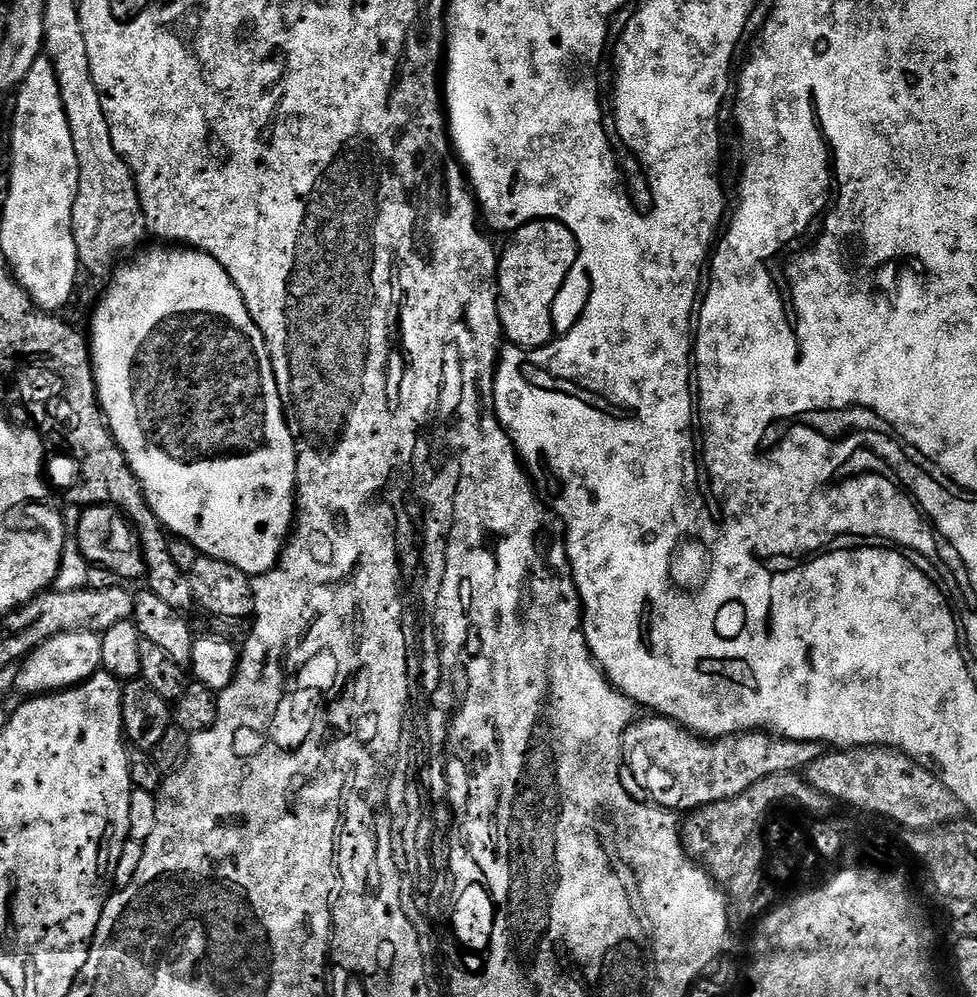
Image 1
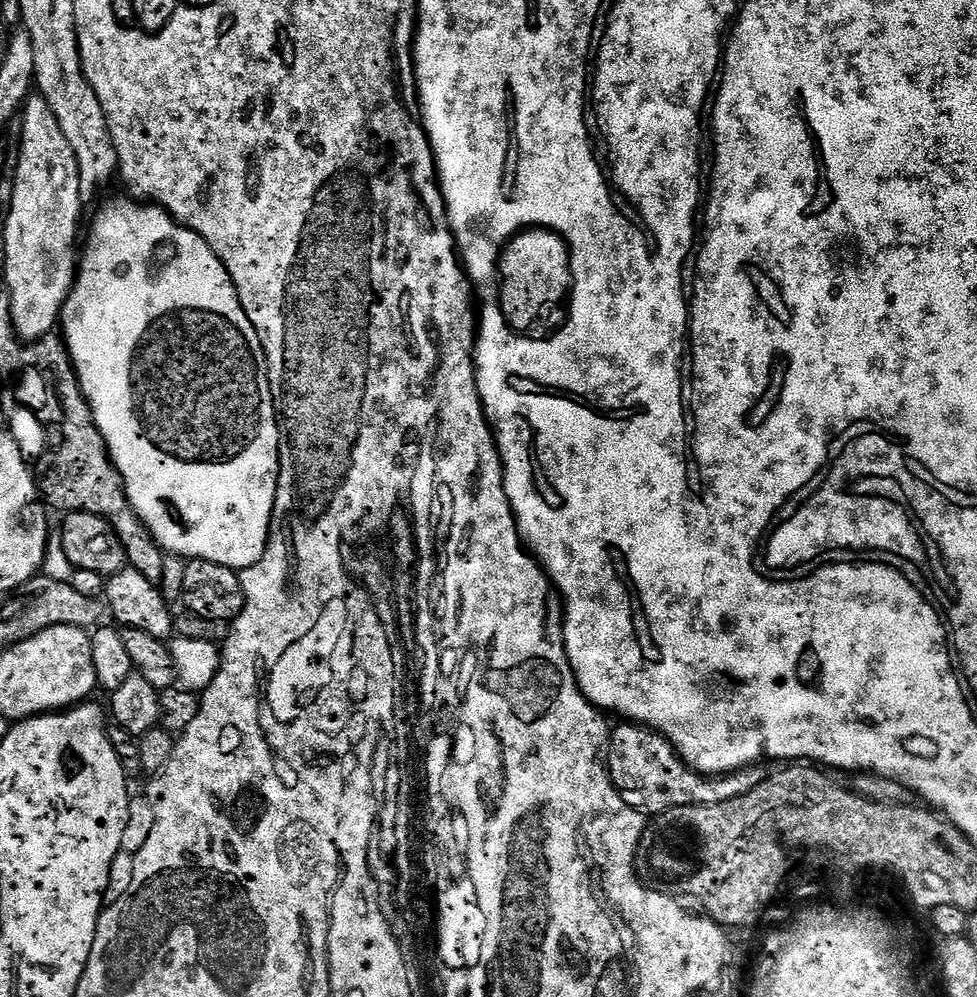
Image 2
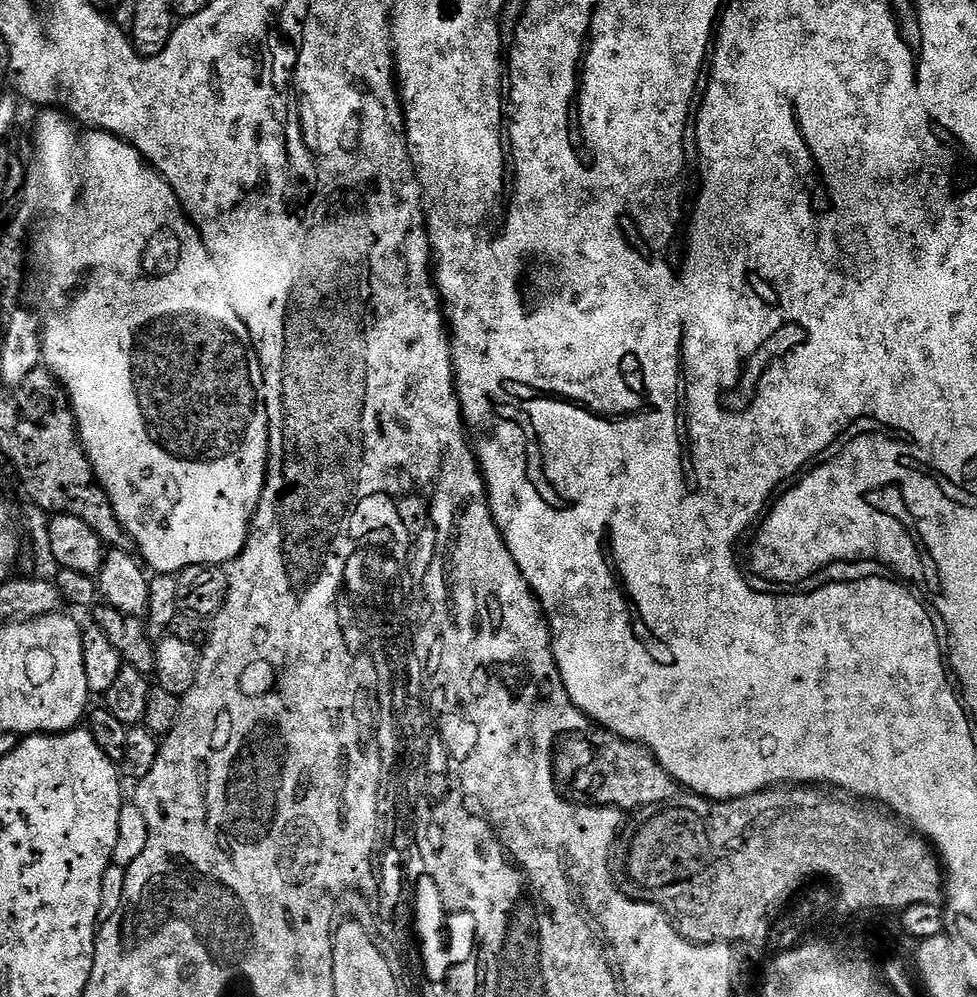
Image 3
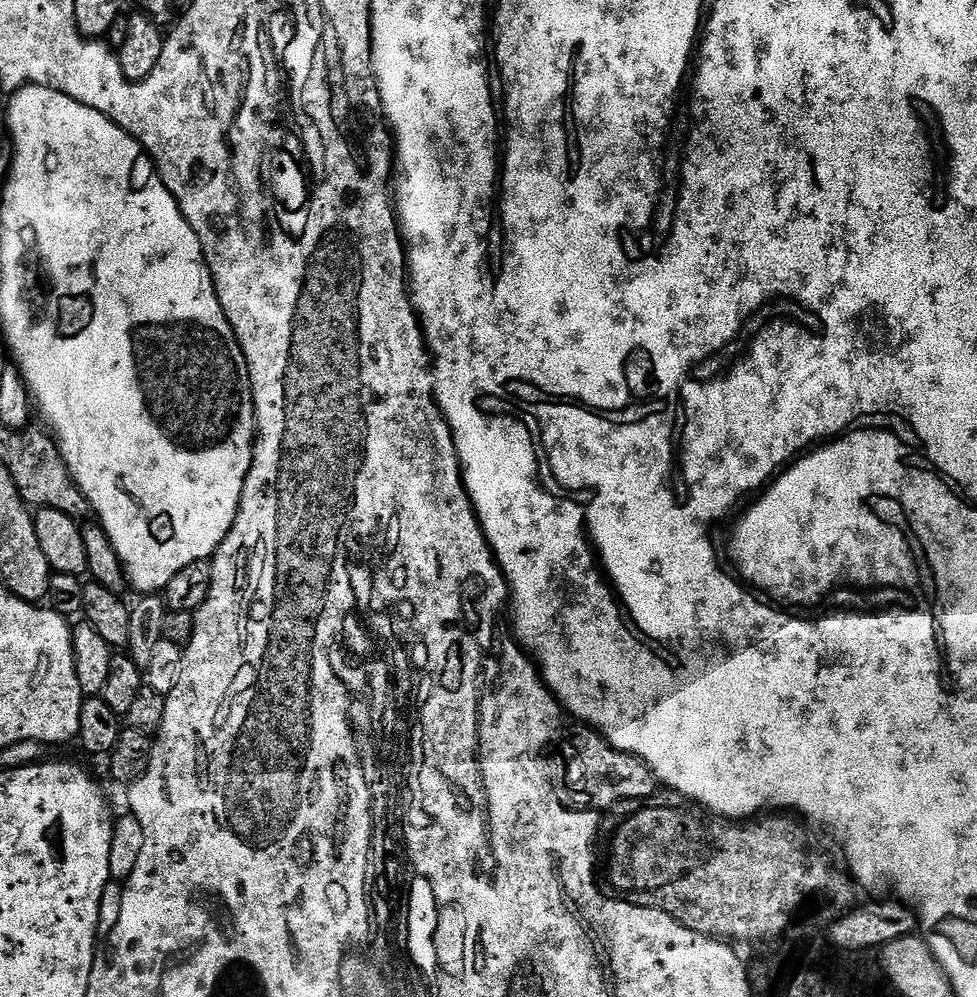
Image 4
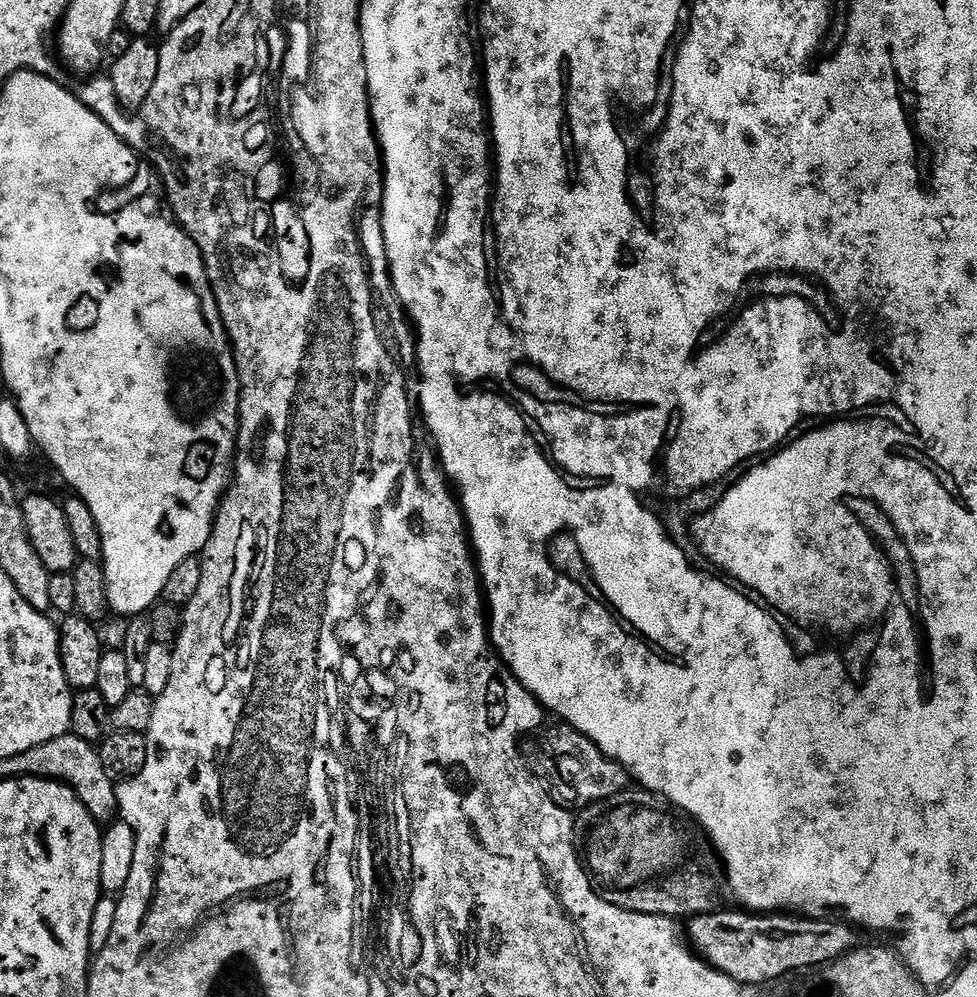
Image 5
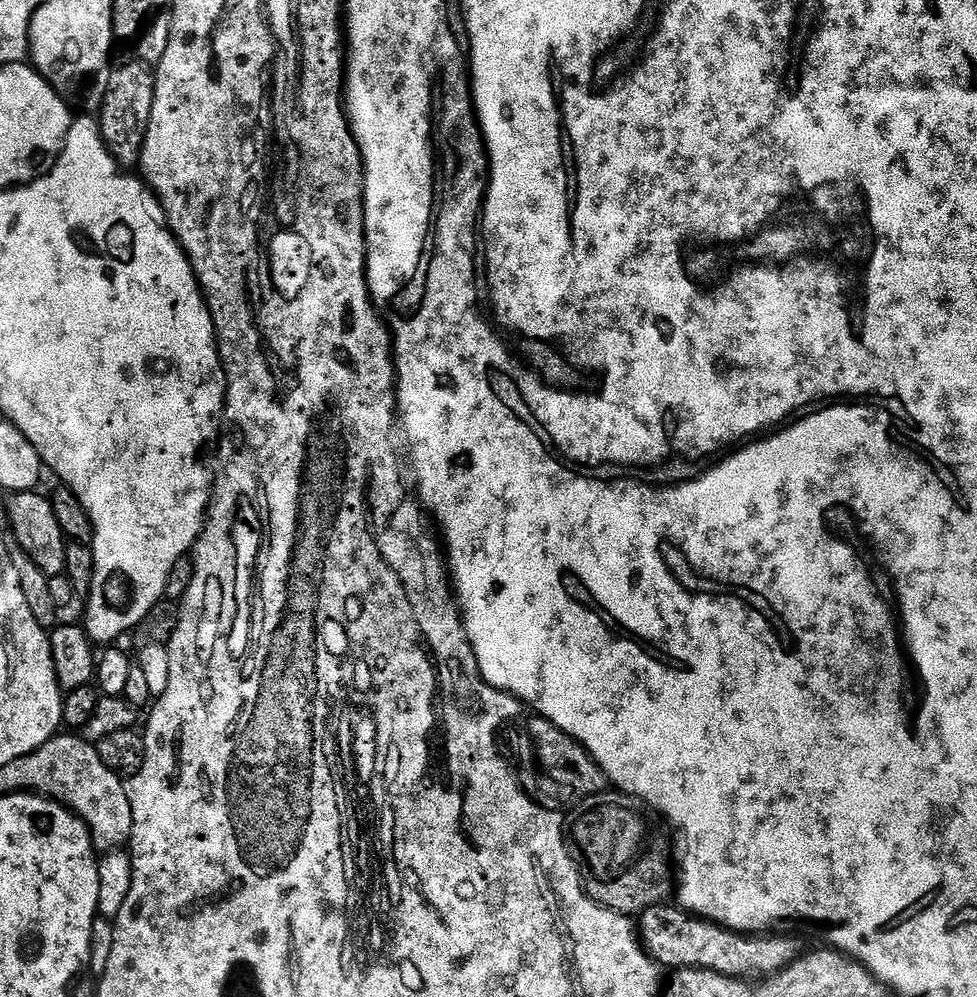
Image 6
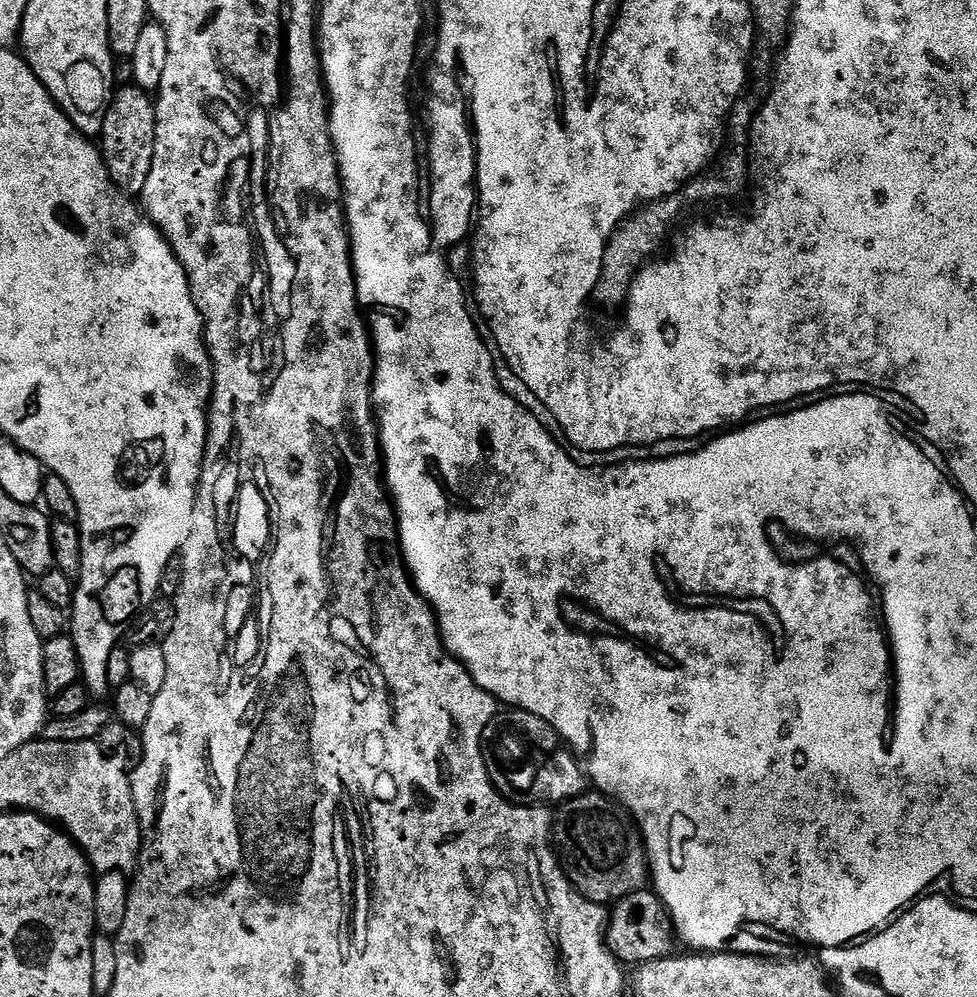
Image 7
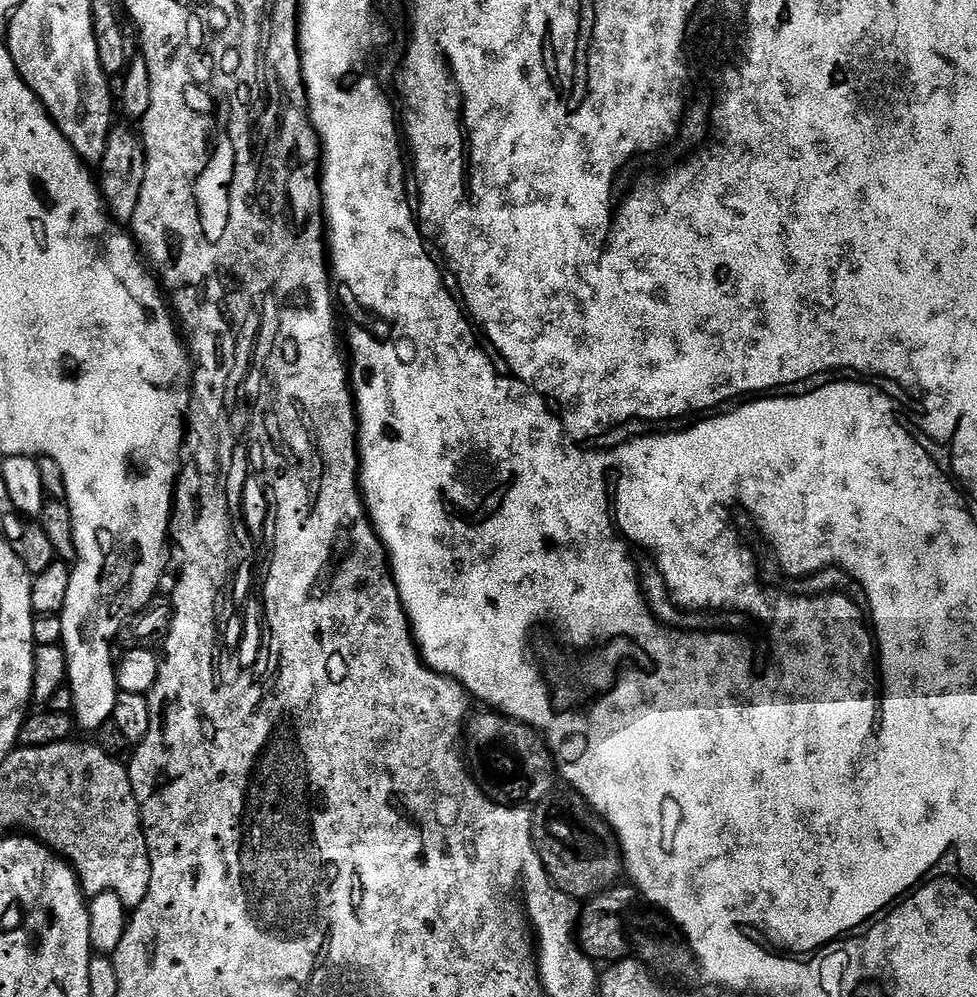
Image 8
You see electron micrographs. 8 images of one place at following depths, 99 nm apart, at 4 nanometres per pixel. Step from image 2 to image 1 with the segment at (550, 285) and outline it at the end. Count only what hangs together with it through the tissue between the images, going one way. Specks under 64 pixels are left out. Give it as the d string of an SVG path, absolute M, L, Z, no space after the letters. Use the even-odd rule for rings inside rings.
M533 220L518 228L509 240L497 263L501 333L519 349L541 348L553 339L552 306L572 268L579 263L577 239L564 223Z

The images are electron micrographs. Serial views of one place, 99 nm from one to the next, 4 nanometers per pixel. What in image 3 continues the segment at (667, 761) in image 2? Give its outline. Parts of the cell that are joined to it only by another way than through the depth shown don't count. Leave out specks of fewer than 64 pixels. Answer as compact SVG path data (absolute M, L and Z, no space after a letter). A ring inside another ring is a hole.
M607 730L585 731L571 737L569 744L561 743L554 756L554 771L557 781L565 789L573 792L576 798L583 798L589 804L598 804L601 808L619 808L621 810L639 810L651 804L666 804L677 799L678 783L671 774L656 760L655 754L645 744L636 740L623 740Z

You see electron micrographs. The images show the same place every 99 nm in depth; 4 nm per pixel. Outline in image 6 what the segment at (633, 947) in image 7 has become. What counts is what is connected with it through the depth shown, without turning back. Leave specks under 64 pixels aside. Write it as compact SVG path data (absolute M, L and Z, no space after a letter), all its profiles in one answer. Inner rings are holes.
M668 906L647 908L638 916L638 939L661 969L701 968L723 976L767 978L790 966L802 955L802 947L795 935L732 932L713 920L693 916L679 906L664 907Z

